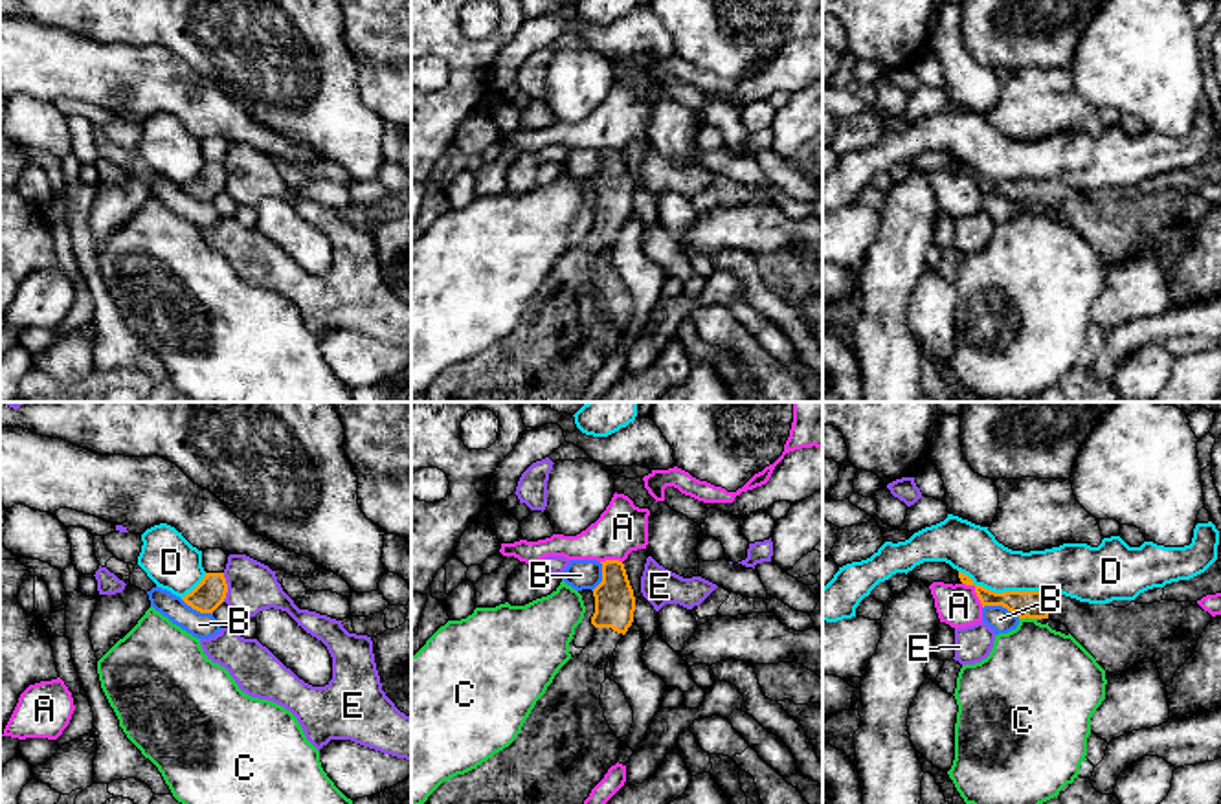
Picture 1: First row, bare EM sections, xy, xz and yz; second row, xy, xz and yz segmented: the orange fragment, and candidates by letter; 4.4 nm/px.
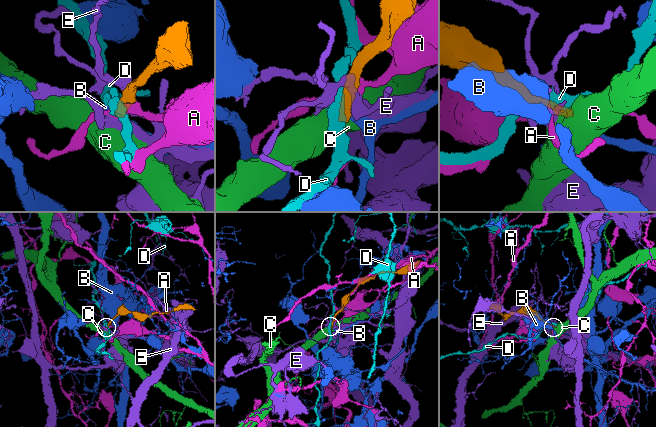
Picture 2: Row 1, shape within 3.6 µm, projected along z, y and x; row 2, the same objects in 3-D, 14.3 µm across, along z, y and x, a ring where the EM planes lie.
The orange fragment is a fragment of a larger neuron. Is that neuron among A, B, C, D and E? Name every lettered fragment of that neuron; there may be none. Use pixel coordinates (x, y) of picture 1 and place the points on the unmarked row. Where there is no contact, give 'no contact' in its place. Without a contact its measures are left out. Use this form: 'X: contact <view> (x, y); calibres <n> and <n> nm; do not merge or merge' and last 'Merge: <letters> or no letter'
A: contact yz (975, 180); calibres 120 and 190 nm; do not merge
B: contact yz (1001, 193); calibres 130 and 110 nm; do not merge
C: contact yz (1027, 204); calibres 130 and 420 nm; do not merge
D: contact yz (1005, 180); calibres 130 and 220 nm; do not merge
E: contact xy (226, 177); calibres 140 and 220 nm; do not merge
Merge: no letter

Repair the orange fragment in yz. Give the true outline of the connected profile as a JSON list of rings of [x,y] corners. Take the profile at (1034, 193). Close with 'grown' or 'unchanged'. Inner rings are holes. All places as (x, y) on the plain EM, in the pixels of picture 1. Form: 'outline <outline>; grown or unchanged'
outline [[[975,174],[975,182],[984,195],[1003,195],[1019,207],[1048,207],[1069,217],[1070,224],[1113,264],[1131,259],[1140,248],[1153,248],[1166,275],[1173,272],[1175,261],[1192,246],[1193,237],[1210,213],[1212,204],[1197,191],[1160,189],[1153,193],[1131,191],[1126,196],[1107,193],[1089,193],[1061,182],[1043,180],[1004,180],[995,182]]]; grown

